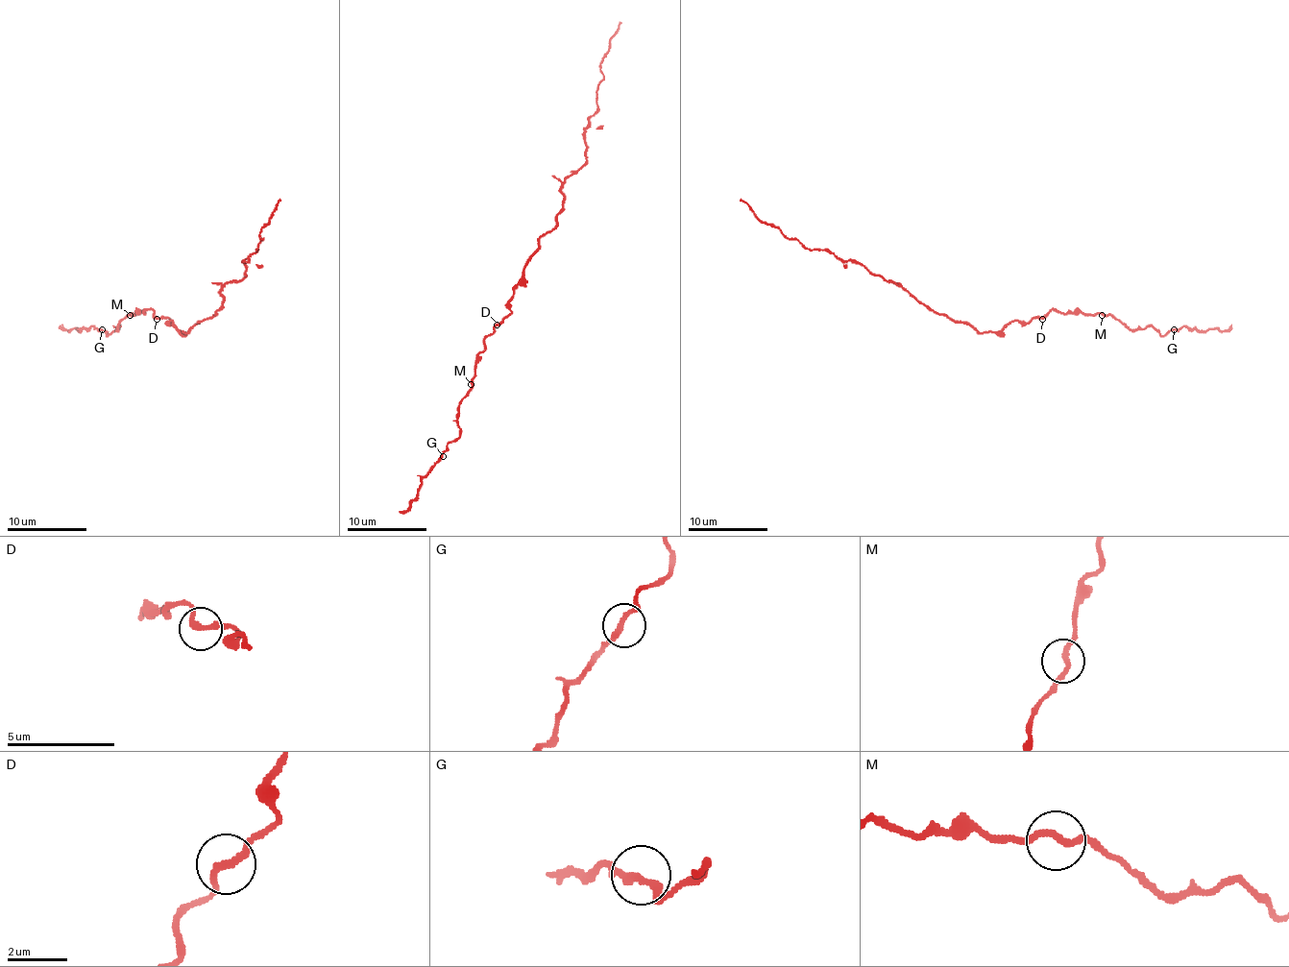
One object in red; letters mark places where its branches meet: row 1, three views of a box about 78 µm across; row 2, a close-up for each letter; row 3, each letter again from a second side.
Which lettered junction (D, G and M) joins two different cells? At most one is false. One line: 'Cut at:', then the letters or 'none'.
Cut at: none

